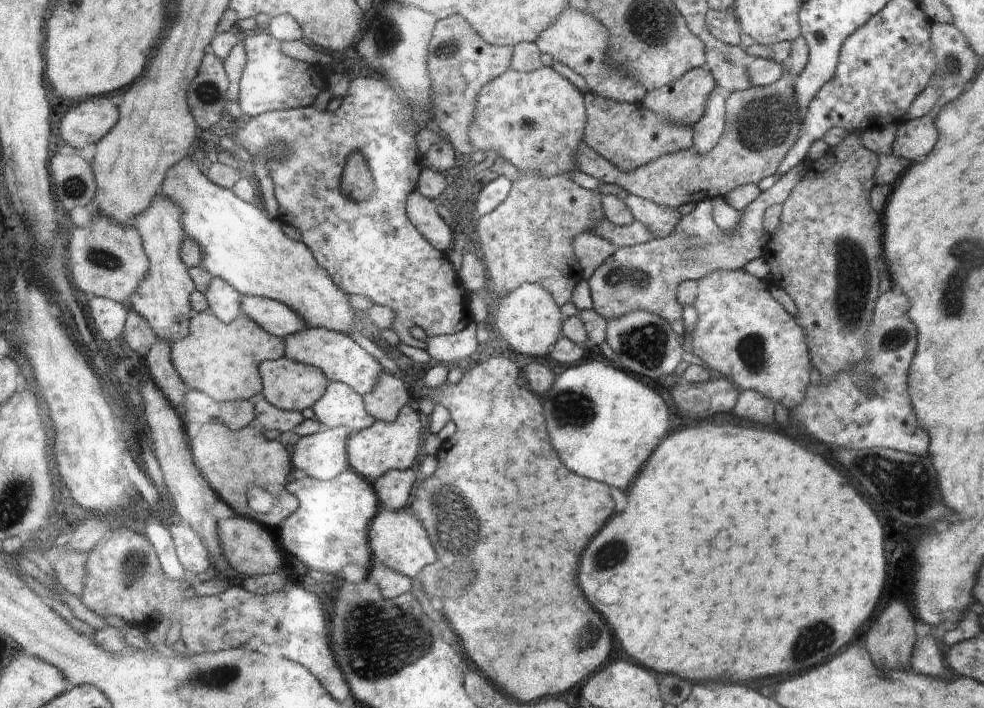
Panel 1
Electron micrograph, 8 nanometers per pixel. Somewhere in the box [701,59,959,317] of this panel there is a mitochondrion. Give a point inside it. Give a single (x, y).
(764, 123)

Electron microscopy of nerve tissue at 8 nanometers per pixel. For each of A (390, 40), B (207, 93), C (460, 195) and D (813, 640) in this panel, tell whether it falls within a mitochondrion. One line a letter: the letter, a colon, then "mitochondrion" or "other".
A: mitochondrion
B: mitochondrion
C: mitochondrion
D: mitochondrion

